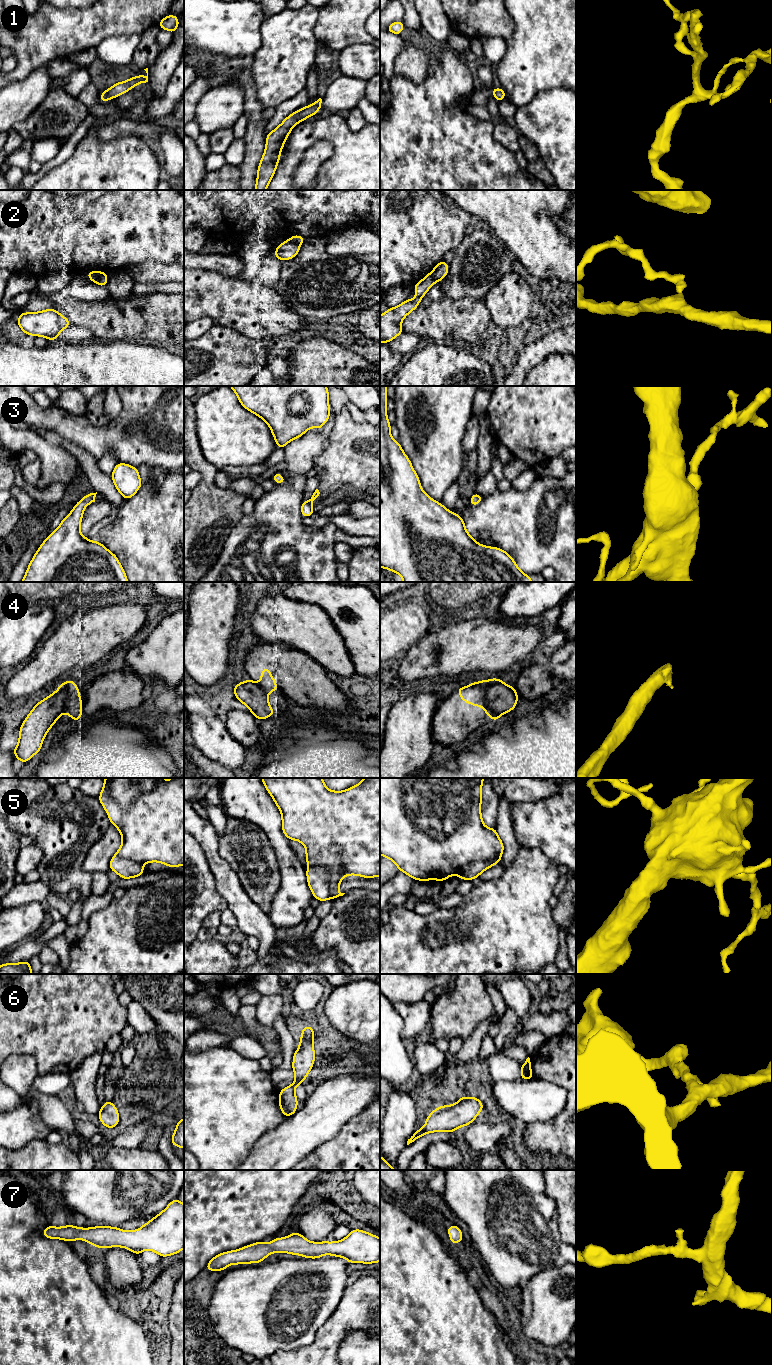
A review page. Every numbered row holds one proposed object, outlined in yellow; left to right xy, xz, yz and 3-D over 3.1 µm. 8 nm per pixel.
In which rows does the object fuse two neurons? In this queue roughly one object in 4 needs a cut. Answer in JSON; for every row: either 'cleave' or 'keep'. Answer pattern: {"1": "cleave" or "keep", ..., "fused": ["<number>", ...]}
{"1": "keep", "2": "cleave", "3": "keep", "4": "cleave", "5": "keep", "6": "keep", "7": "keep", "fused": ["2", "4"]}

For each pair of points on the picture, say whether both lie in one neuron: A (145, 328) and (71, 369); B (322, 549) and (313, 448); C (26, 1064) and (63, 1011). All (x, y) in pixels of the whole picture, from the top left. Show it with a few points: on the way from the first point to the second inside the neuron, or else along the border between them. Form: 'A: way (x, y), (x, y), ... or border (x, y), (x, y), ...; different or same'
A: border (130, 341), (111, 342); different
B: way (296, 528), (293, 525), (293, 489), (296, 474); same
C: border (10, 1054), (30, 1054), (35, 1059), (39, 1074); different

